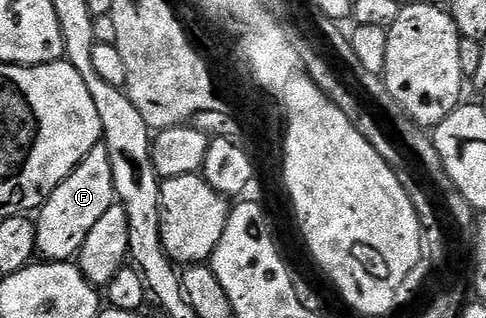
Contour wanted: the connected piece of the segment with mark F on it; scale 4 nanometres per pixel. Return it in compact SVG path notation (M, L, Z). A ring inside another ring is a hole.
M103 145L90 149L86 157L50 193L35 216L36 249L41 260L50 263L67 263L80 254L90 229L102 221L106 209L117 202L114 179L110 173L110 159Z

